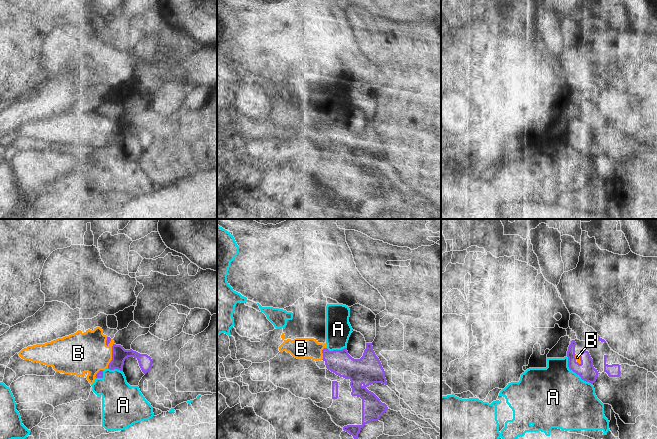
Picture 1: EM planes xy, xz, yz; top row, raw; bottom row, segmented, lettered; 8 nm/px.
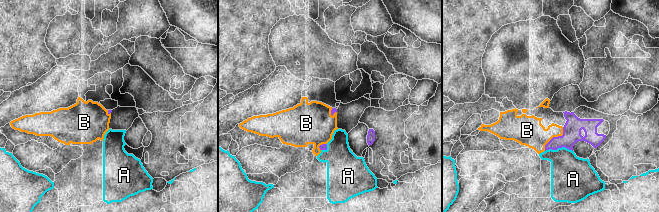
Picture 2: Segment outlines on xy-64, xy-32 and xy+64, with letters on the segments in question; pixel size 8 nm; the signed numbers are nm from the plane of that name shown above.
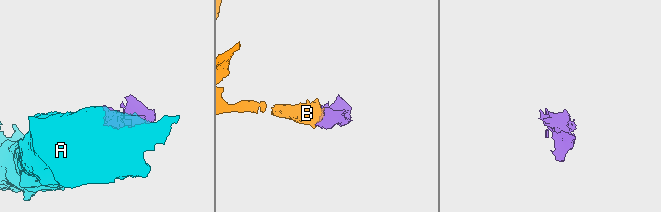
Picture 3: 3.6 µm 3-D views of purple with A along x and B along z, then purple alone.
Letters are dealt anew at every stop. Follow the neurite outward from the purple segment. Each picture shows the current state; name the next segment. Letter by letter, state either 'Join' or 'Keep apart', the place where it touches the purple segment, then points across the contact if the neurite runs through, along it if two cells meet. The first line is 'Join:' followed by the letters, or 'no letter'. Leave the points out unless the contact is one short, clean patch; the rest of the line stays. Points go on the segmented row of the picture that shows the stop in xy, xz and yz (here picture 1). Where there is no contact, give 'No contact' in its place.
Join: B
A: Keep apart. Touches purple at yz (575, 372). Boundary: yz (567, 356), (567, 366), (582, 379), (592, 384)
B: Join. Touches purple at xy (112, 355). Path across: xy (119, 354), (112, 355), (100, 352), (81, 352)

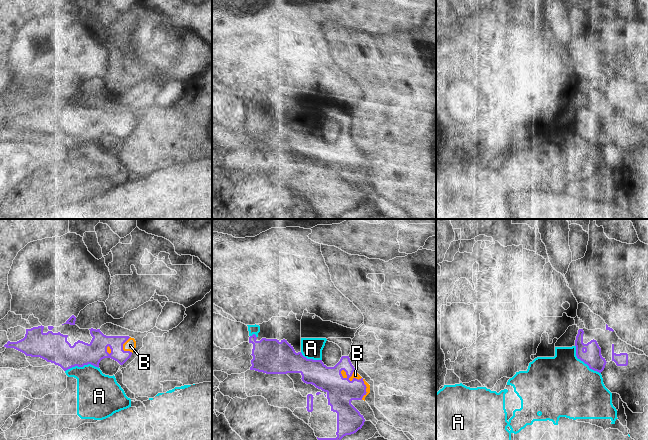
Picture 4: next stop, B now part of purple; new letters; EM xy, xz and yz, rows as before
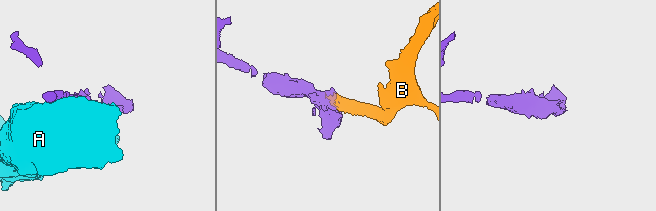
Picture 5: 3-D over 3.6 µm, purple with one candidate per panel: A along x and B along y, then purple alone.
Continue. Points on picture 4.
Join: B
A: Keep apart. Touches purple at yz (583, 361)
B: Join. Touches purple at xz (361, 378). Path across: xz (341, 391), (361, 378), (355, 375)

